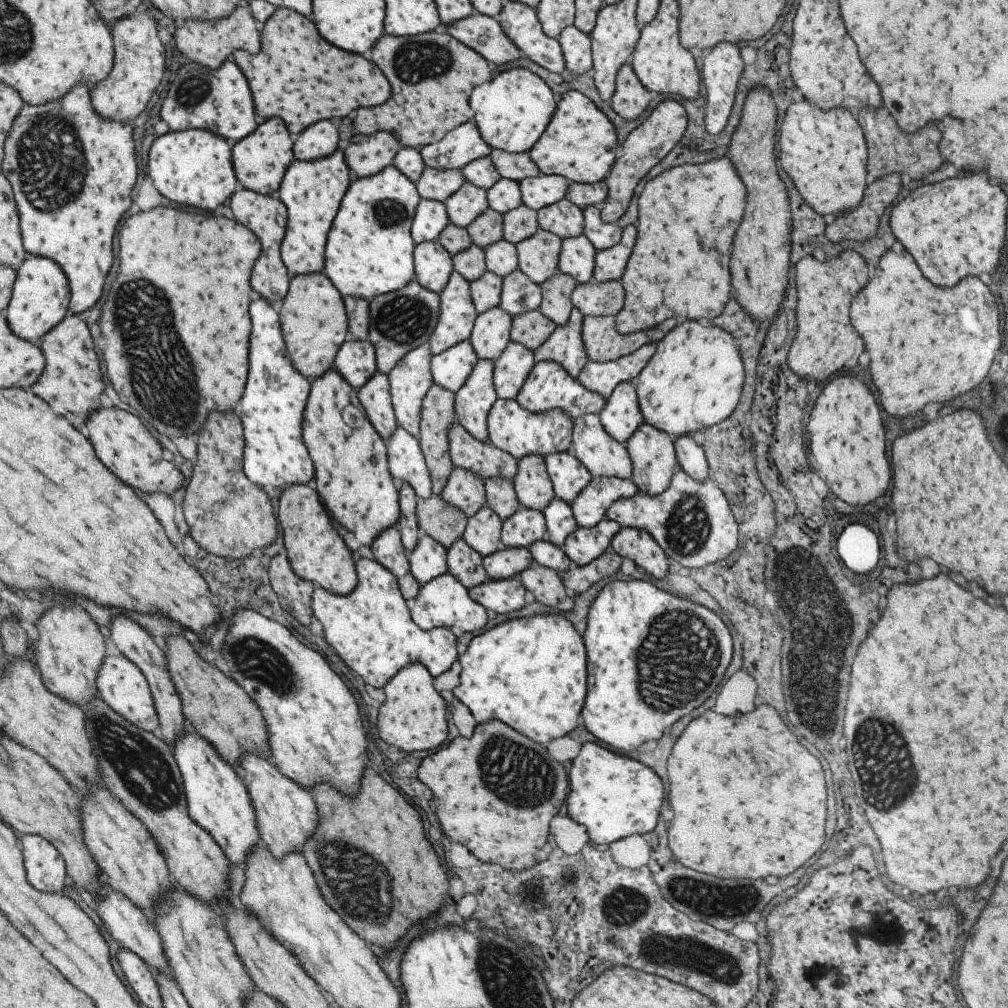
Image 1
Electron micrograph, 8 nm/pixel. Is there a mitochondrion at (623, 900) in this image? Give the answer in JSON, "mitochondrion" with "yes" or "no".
{"mitochondrion":"yes"}

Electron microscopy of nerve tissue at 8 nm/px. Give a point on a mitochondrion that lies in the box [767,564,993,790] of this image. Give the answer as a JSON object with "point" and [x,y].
{"point":[824,714]}

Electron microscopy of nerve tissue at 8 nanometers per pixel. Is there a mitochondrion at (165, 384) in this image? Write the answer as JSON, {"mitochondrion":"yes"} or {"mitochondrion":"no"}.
{"mitochondrion":"yes"}

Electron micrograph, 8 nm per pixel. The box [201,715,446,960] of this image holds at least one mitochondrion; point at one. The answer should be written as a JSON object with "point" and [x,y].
{"point":[350,873]}

